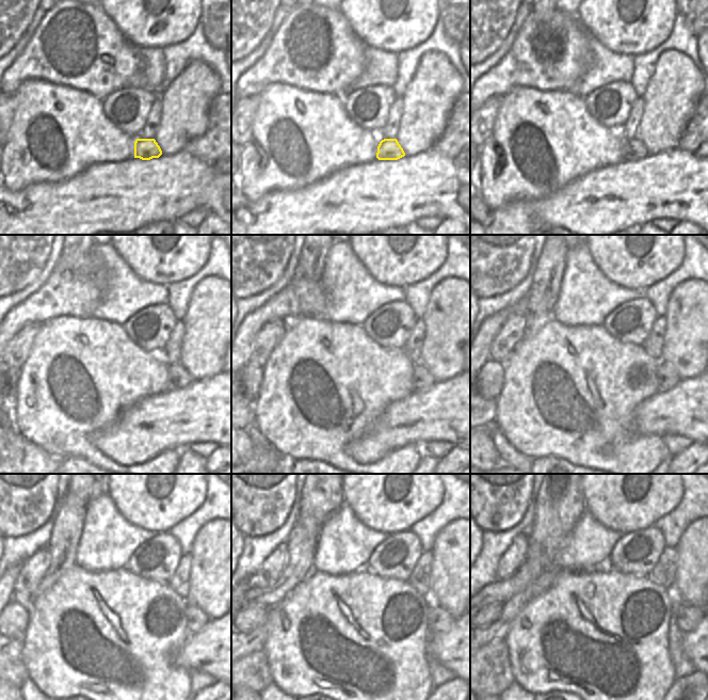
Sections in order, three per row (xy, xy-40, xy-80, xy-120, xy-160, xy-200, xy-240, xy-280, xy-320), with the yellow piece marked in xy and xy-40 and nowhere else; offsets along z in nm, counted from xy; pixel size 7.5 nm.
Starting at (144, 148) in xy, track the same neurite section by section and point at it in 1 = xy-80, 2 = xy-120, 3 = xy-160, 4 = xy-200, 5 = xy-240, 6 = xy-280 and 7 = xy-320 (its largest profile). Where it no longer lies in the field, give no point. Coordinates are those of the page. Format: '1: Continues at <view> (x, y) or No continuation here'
1: Continues at xy-80 (633, 149)
2: Continues at xy-120 (178, 377)
3: Continues at xy-160 (422, 380)
4: Continues at xy-200 (668, 378)
5: Continues at xy-240 (195, 619)
6: Continues at xy-280 (439, 620)
7: Continues at xy-320 (687, 616).

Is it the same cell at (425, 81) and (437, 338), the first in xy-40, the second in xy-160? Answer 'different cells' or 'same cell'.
same cell

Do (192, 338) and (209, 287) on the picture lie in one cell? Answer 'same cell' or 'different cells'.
same cell

